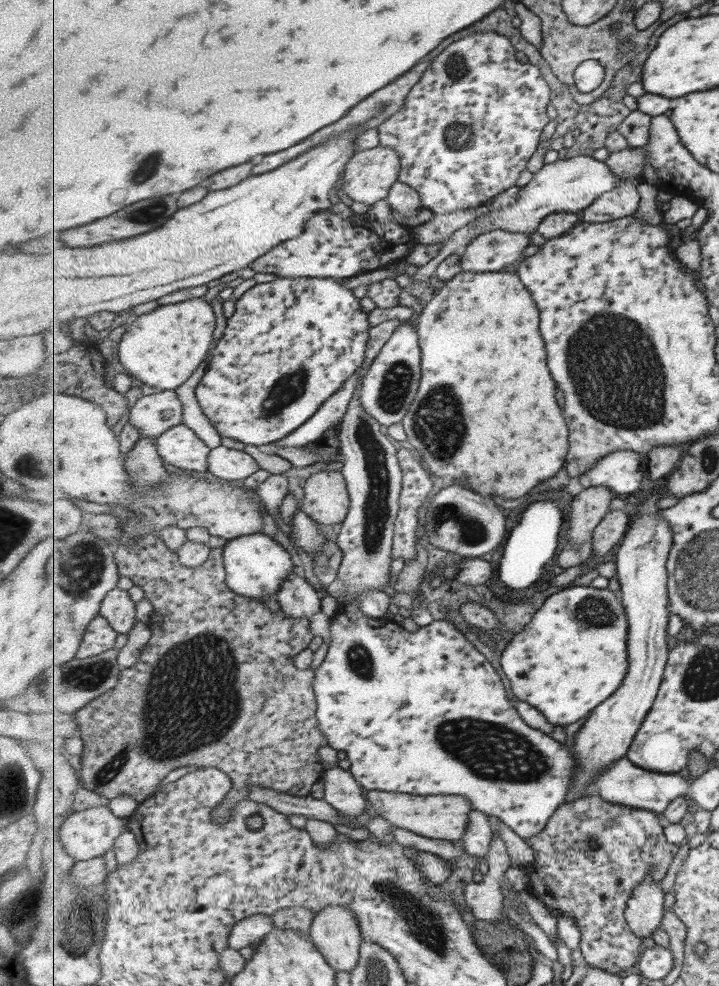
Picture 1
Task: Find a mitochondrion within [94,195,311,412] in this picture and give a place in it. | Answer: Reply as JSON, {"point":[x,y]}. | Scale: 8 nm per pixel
{"point":[153,214]}

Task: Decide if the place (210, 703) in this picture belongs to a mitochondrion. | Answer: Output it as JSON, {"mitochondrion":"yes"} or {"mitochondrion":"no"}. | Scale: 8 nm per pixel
{"mitochondrion":"yes"}

